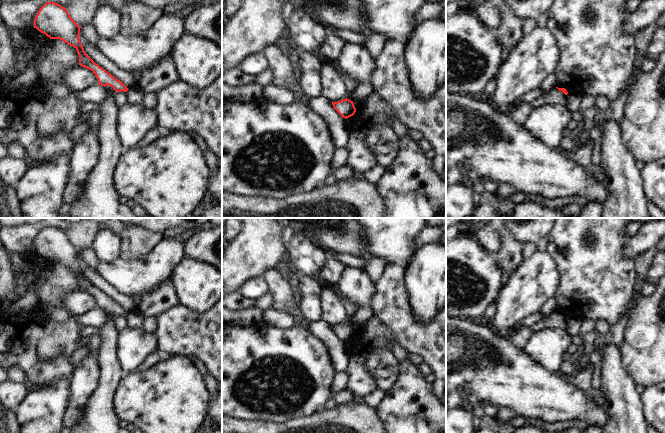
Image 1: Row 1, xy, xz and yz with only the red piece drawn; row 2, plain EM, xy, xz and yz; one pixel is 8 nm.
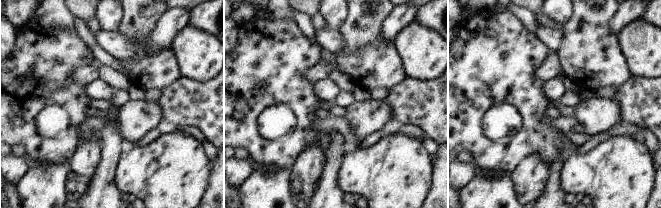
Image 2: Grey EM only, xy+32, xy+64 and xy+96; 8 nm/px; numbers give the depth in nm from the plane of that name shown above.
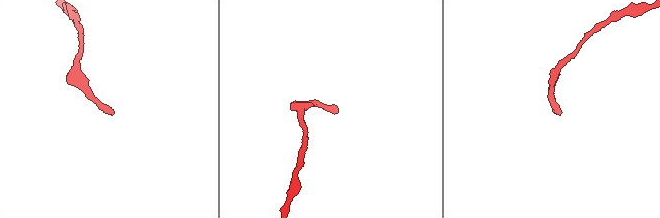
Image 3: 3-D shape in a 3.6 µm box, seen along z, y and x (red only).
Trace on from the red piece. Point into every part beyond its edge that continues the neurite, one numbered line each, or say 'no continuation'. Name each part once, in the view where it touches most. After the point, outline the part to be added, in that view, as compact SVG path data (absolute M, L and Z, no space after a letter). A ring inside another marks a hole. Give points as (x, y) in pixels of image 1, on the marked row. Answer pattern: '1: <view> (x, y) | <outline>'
no continuation

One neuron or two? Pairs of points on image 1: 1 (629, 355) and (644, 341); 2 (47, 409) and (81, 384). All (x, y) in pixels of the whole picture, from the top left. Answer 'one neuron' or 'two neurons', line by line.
1: one neuron
2: two neurons

